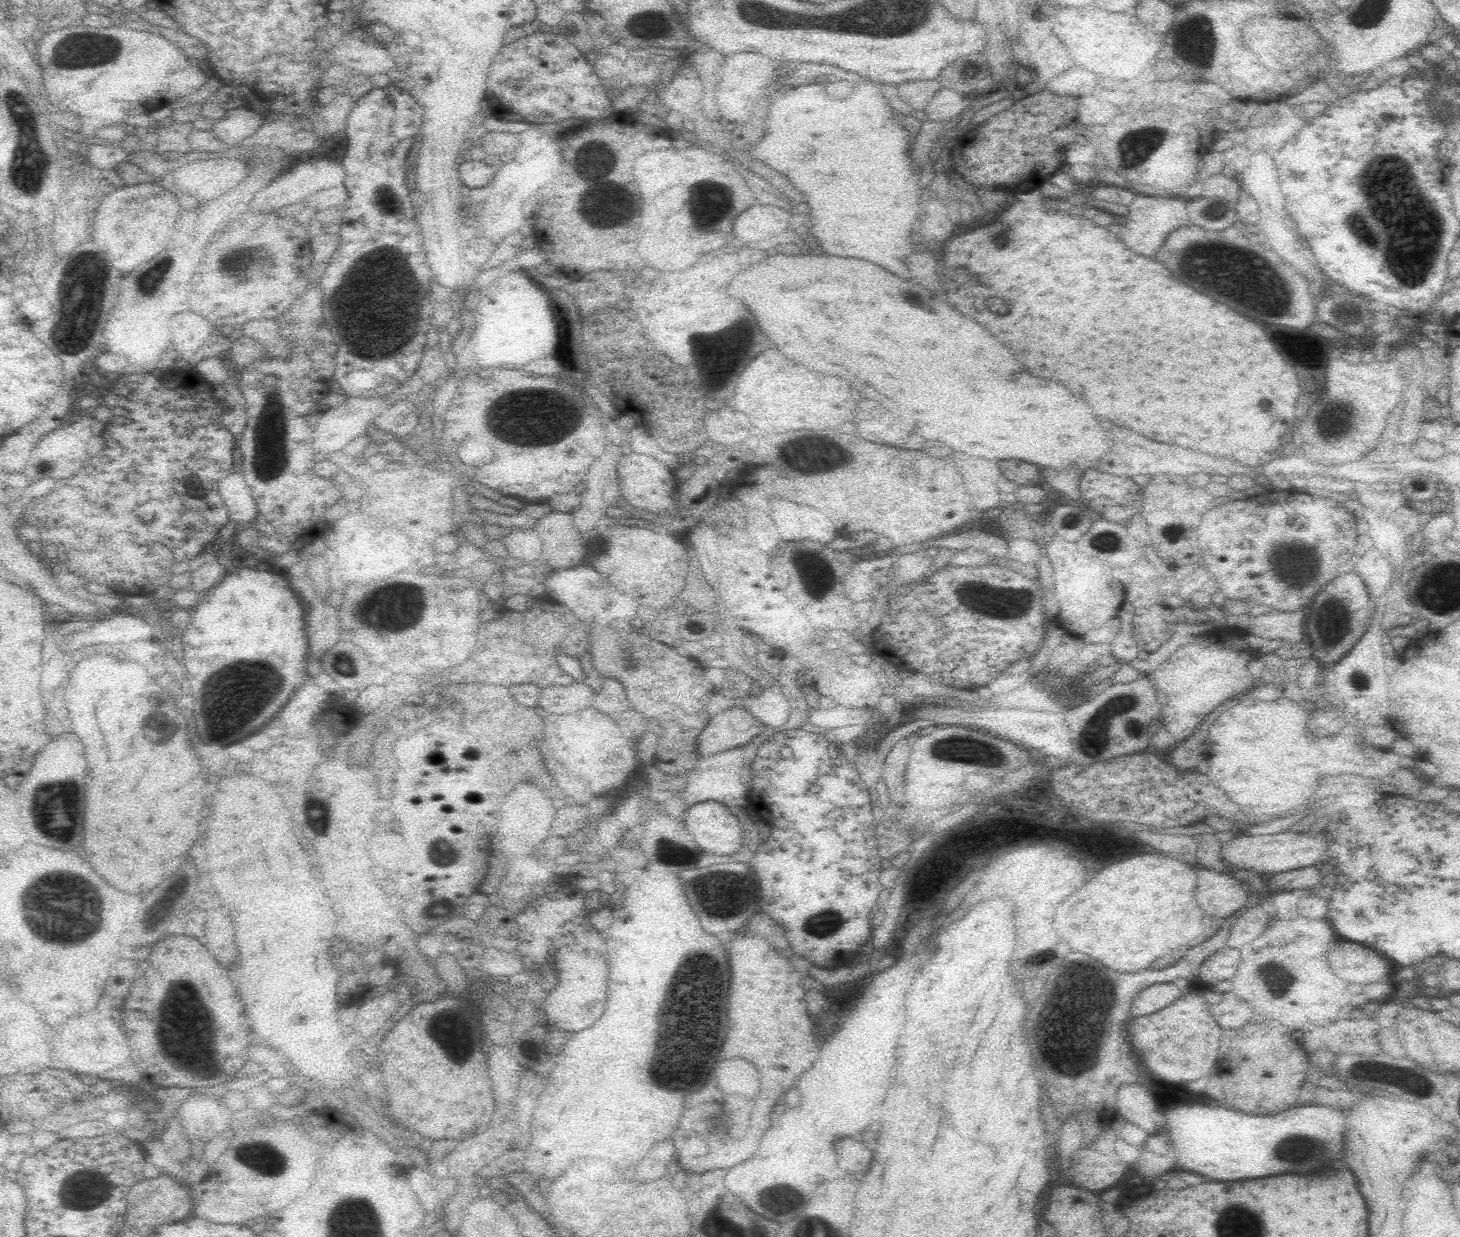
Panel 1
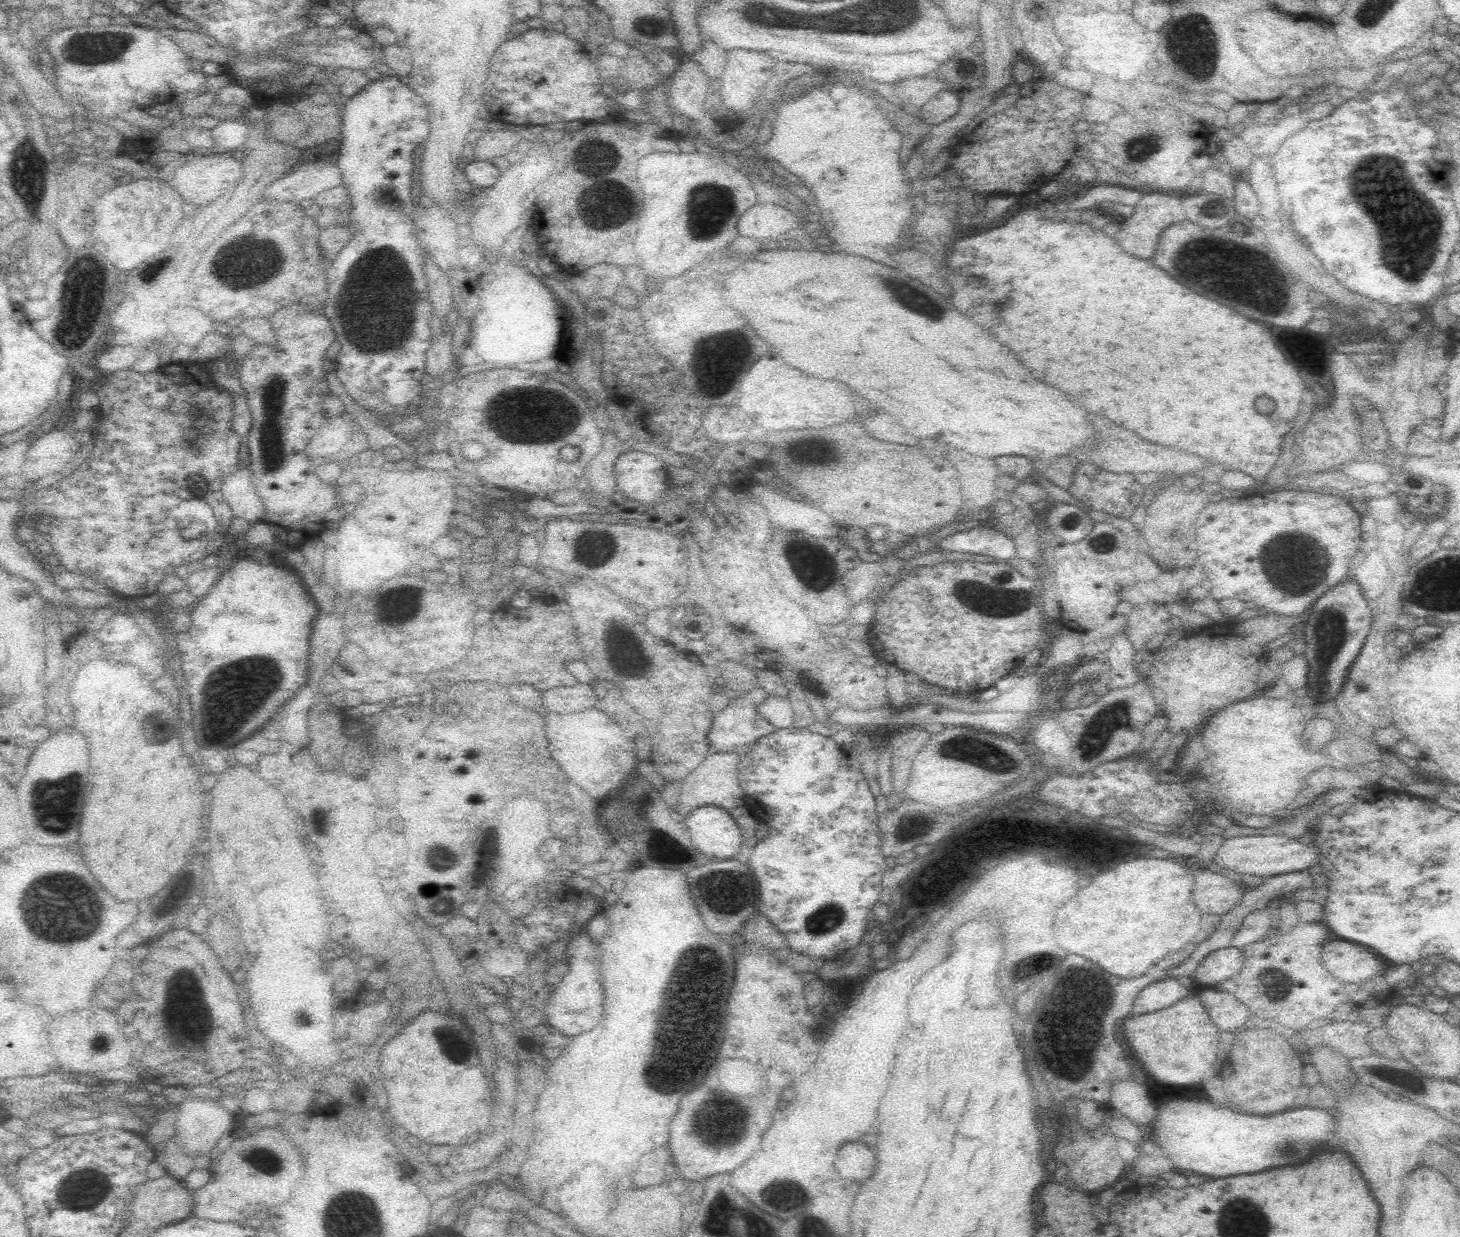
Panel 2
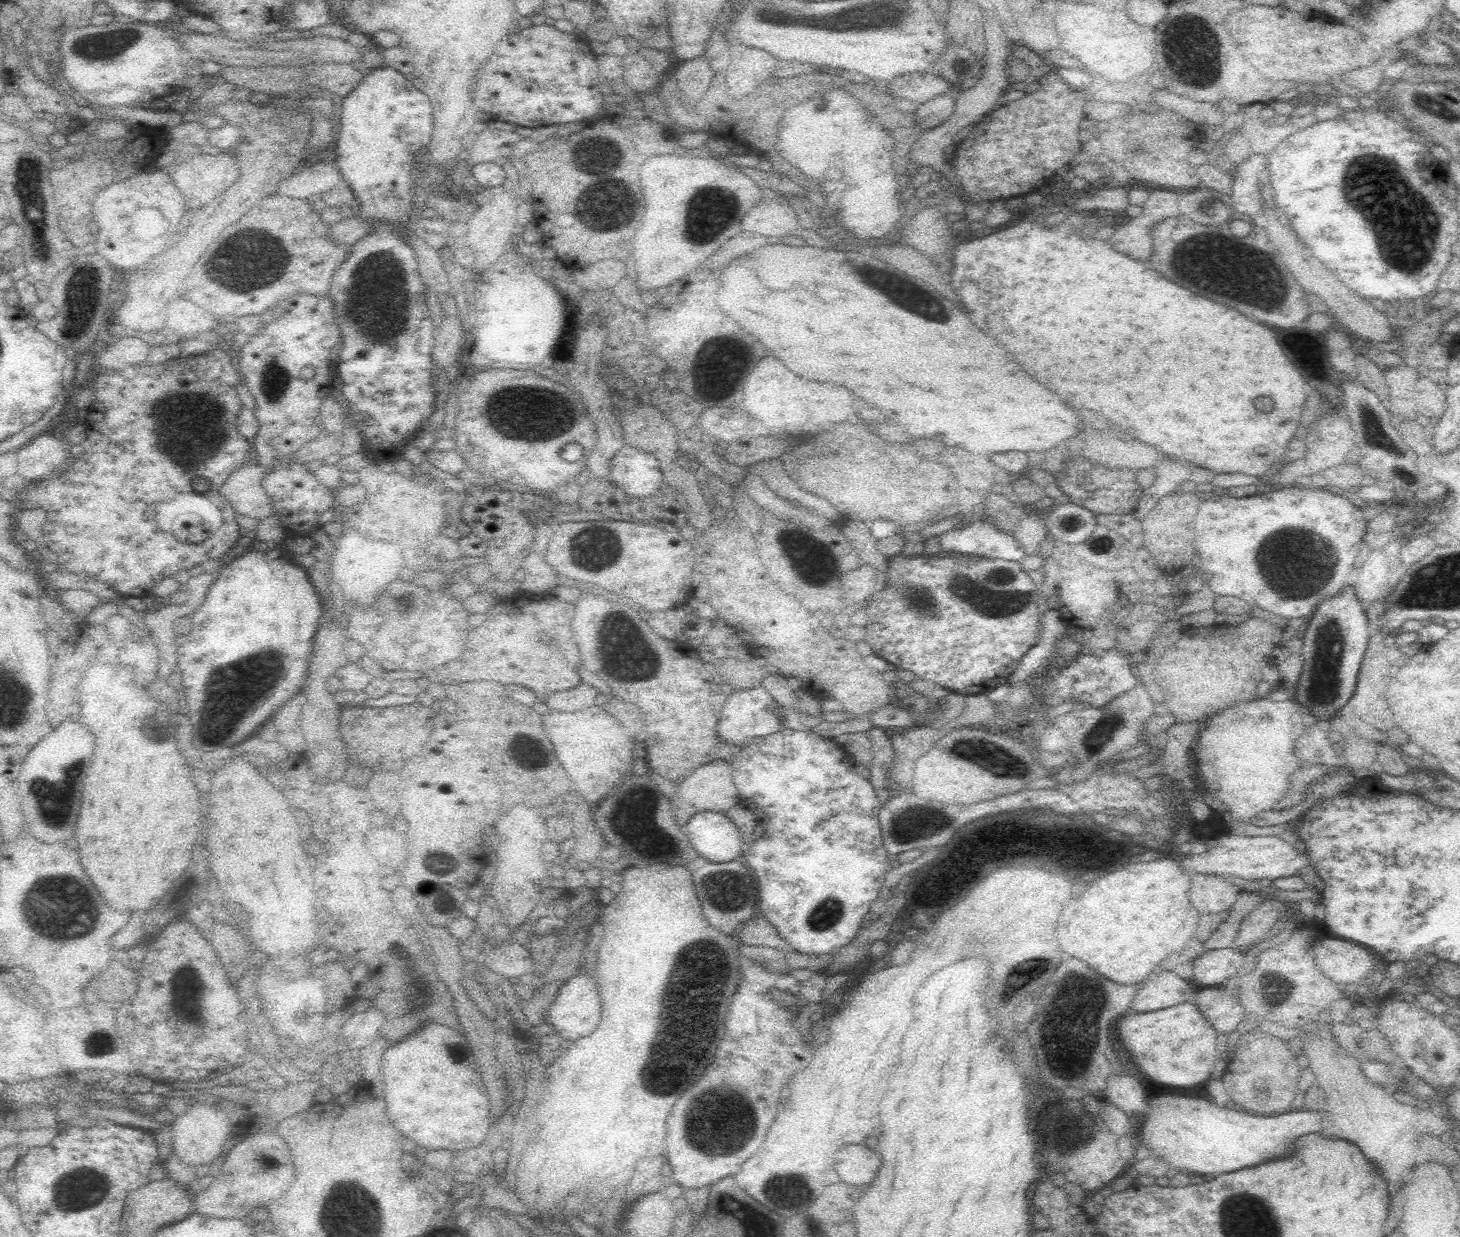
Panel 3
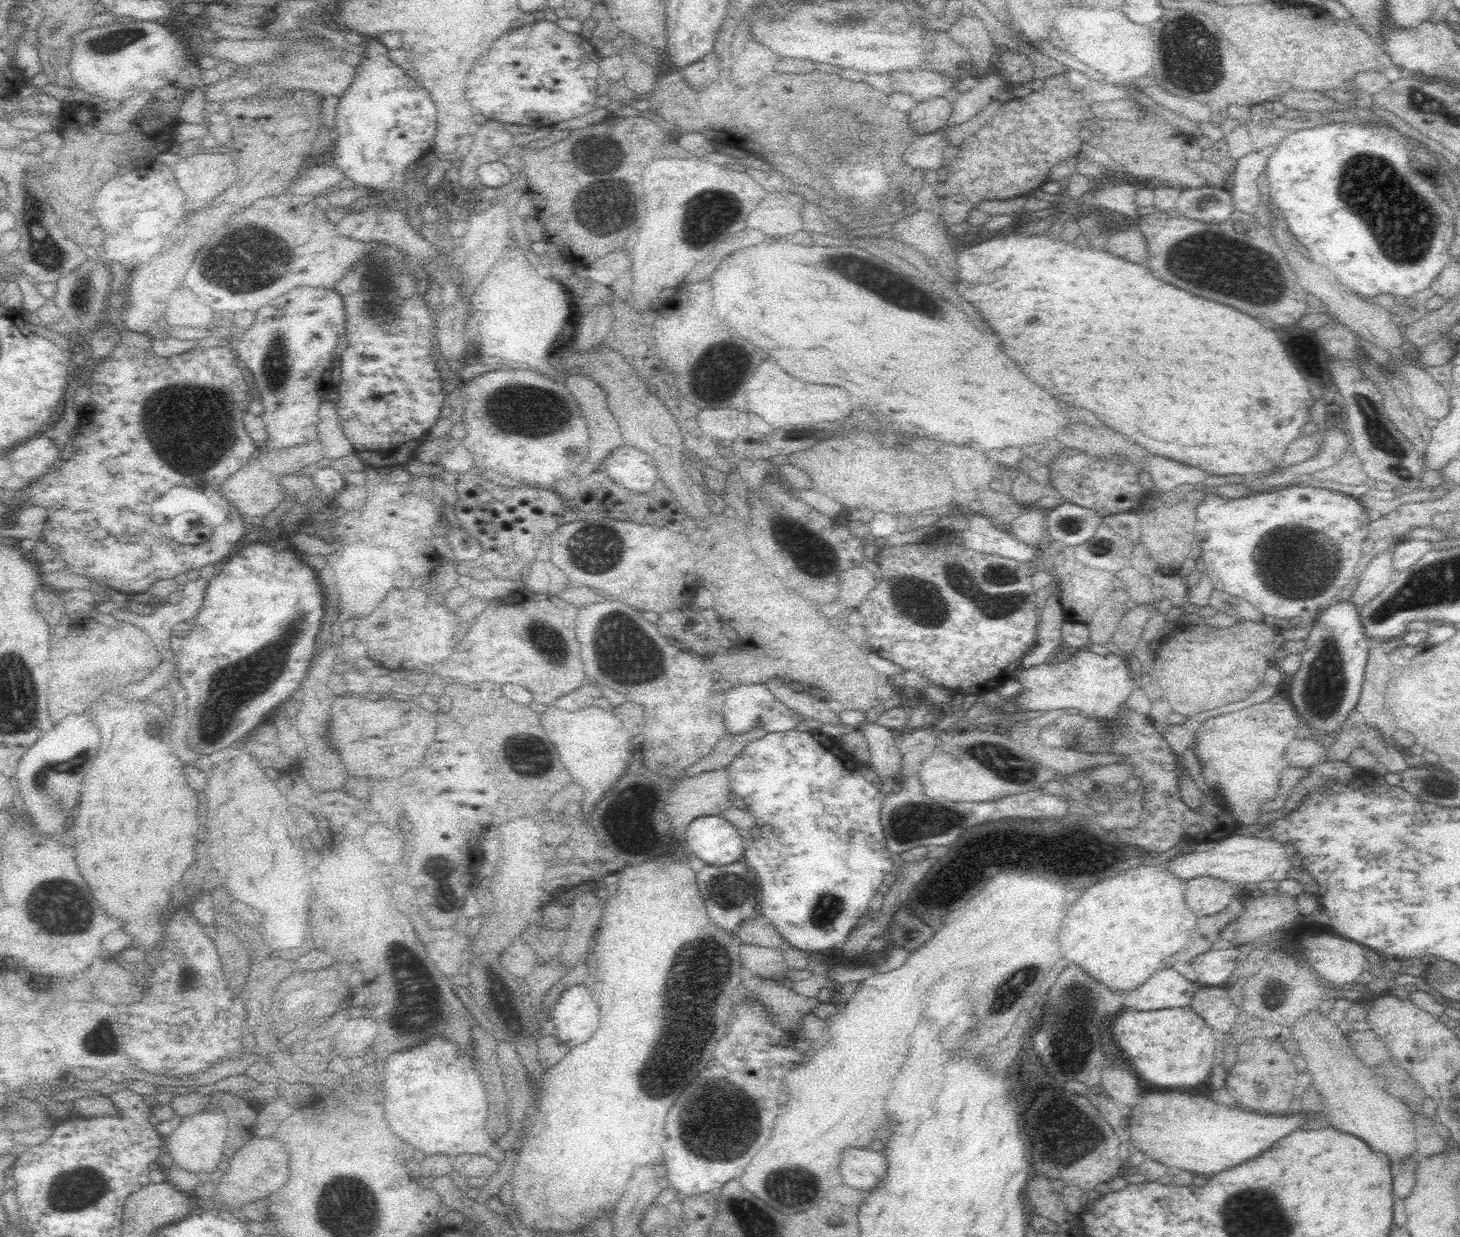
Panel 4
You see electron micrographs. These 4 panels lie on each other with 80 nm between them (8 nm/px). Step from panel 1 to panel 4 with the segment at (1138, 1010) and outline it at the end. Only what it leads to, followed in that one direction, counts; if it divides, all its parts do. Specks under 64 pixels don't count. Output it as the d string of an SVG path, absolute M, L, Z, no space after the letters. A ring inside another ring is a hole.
M1166 968L1156 972L1138 988L1138 1004L1136 1010L1162 1010L1162 1008L1178 1008L1188 1006L1194 992L1198 992L1198 984L1186 980L1176 970Z

